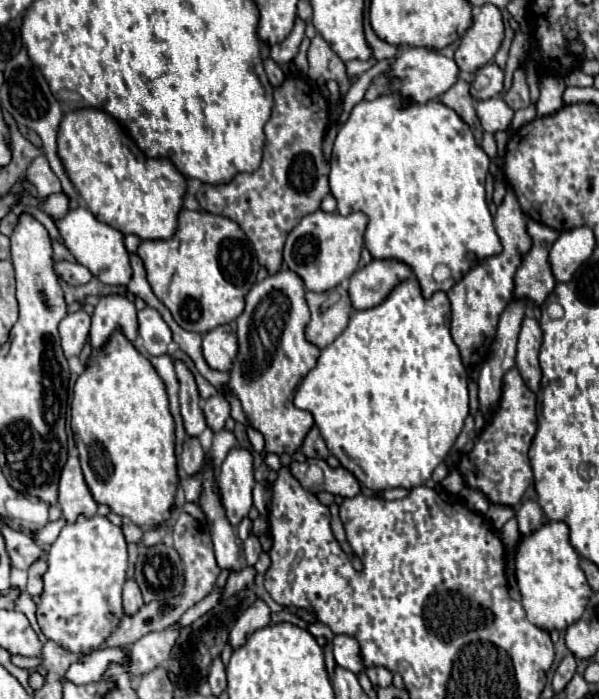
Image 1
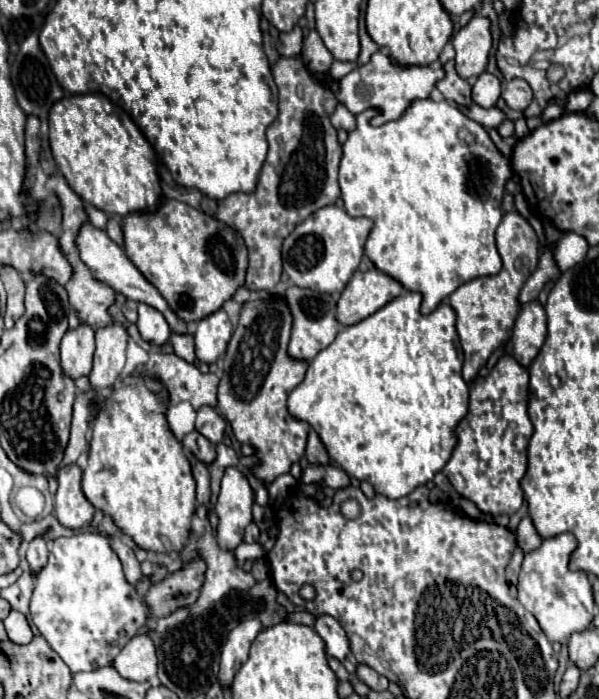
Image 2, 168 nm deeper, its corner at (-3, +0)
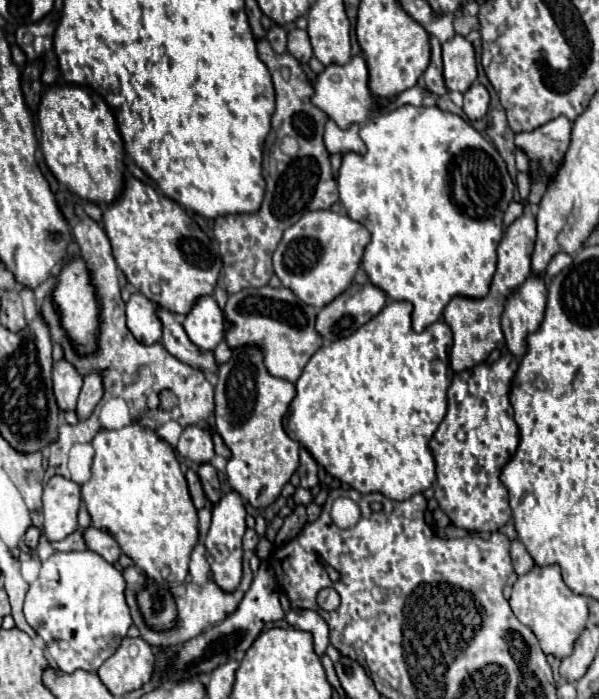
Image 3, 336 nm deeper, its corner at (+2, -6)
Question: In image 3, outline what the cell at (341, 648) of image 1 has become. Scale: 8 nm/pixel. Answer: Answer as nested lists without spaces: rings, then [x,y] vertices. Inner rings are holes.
[[[290,608],[286,612],[286,620],[296,630],[312,632],[312,636],[314,636],[314,650],[316,650],[318,656],[322,656],[326,652],[326,646],[328,646],[328,624],[324,622],[324,618],[318,612]]]

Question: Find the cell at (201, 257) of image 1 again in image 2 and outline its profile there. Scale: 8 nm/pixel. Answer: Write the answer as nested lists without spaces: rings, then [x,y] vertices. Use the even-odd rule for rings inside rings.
[[[167,198],[153,216],[127,216],[123,234],[125,252],[131,262],[159,290],[169,308],[185,324],[211,316],[245,284],[249,250],[241,234],[225,222],[179,200]]]

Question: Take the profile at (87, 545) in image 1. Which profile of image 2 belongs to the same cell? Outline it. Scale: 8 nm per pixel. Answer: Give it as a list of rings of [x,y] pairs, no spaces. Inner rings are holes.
[[[85,530],[69,538],[57,538],[51,542],[49,562],[37,574],[35,590],[31,598],[31,618],[39,628],[49,646],[61,656],[71,672],[87,672],[109,666],[113,658],[123,650],[123,646],[135,636],[137,628],[147,622],[145,608],[141,606],[141,596],[133,586],[125,582],[121,560],[111,548],[111,538],[105,532]]]

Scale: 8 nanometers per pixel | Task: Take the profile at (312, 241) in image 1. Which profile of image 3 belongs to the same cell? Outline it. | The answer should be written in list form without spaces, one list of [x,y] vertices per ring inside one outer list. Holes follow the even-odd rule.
[[[332,210],[306,212],[284,232],[274,252],[274,272],[284,288],[290,288],[304,304],[320,310],[352,284],[368,242],[370,232],[346,214]]]

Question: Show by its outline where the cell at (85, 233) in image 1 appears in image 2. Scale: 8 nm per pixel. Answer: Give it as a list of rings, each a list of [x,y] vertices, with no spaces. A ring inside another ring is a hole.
[[[83,222],[83,224],[79,226],[79,230],[77,230],[75,244],[77,244],[77,250],[79,250],[79,258],[83,260],[83,264],[91,270],[91,274],[93,274],[97,280],[105,282],[105,284],[111,286],[115,292],[125,294],[129,300],[143,302],[143,304],[149,304],[149,306],[157,308],[157,310],[165,316],[165,320],[169,322],[169,326],[171,326],[173,330],[177,330],[177,332],[187,332],[187,324],[181,322],[181,320],[169,310],[165,298],[157,292],[157,288],[155,288],[153,284],[149,284],[149,282],[145,280],[145,276],[137,270],[137,266],[127,258],[127,254],[123,252],[123,248],[119,248],[119,246],[109,238],[109,234],[107,234],[105,230],[99,230],[99,228],[95,228],[93,224]]]

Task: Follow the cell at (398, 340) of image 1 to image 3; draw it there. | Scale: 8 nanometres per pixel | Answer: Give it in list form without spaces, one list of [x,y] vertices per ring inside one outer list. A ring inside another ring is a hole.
[[[390,300],[378,316],[374,316],[370,322],[366,322],[364,326],[360,326],[352,336],[344,338],[344,340],[336,340],[328,346],[322,346],[306,364],[302,376],[296,382],[296,398],[292,400],[288,414],[286,414],[286,432],[292,440],[300,442],[310,454],[312,458],[326,468],[326,472],[334,478],[338,478],[340,482],[346,482],[348,486],[352,486],[354,490],[362,492],[362,494],[370,494],[370,492],[380,492],[384,496],[388,496],[390,500],[408,500],[410,496],[428,490],[434,480],[436,480],[436,462],[432,458],[432,452],[428,448],[428,442],[432,438],[432,434],[436,432],[440,420],[444,418],[444,408],[446,408],[446,390],[450,384],[450,360],[448,360],[448,352],[452,348],[452,330],[448,328],[448,324],[444,322],[434,322],[432,326],[428,326],[424,332],[416,334],[410,326],[410,314],[412,314],[412,304],[410,302],[394,302]]]

